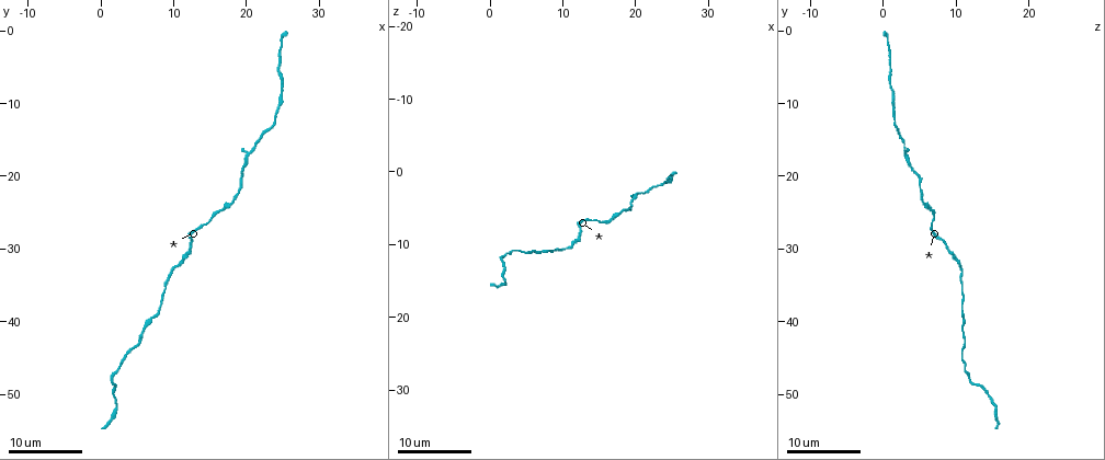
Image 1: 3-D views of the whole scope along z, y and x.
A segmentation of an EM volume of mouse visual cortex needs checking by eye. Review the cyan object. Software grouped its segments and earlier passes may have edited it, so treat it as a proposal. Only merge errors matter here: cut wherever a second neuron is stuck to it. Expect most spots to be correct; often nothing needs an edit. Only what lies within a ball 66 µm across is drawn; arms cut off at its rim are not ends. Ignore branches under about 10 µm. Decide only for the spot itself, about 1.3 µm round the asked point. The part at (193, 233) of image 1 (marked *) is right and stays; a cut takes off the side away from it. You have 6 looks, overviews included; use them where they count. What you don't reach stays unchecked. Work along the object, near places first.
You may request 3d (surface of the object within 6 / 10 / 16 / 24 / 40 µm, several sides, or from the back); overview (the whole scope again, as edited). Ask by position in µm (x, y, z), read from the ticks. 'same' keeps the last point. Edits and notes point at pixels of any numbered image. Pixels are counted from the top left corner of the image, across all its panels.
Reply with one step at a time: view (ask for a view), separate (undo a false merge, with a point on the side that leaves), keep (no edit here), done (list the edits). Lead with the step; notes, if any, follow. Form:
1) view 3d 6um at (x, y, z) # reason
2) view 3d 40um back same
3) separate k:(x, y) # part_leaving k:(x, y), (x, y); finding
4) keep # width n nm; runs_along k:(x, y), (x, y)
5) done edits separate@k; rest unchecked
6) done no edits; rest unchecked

view 3d 24um at (9.0, 35.5, 11.0) # narrows sharply

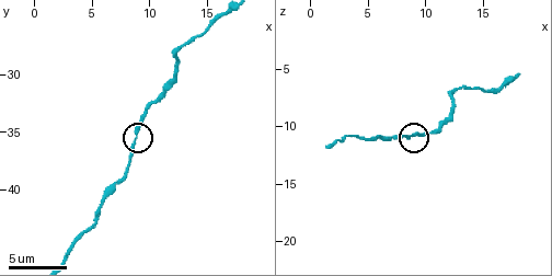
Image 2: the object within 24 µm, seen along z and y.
view 3d 10um at (8.8, 35.6, 10.8)

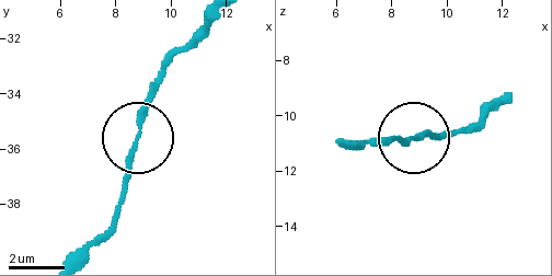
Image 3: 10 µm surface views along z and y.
keep # runs_along 3:(209, 24), (162, 73), (117, 227); all the same neuron

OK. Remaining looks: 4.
view 3d 24um at (18.0, 23.5, 5.5) # thick turns thin

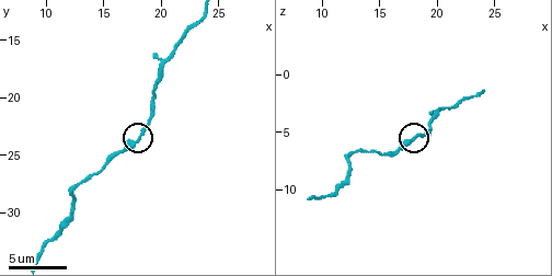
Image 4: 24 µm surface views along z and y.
view 3d 6um at (18.2, 23.8, 5.4) # closer look

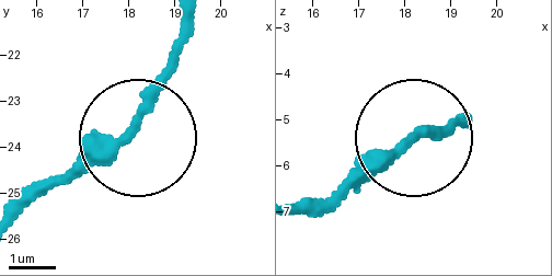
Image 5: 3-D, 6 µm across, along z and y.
keep # all the same neuron

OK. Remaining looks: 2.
view 3d 16um at (20.2, 16.8, 3.0) # three-way junction

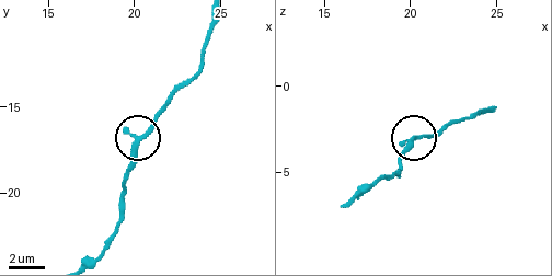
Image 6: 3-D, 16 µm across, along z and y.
view 3d 6um at (20.4, 16.8, 3.0)

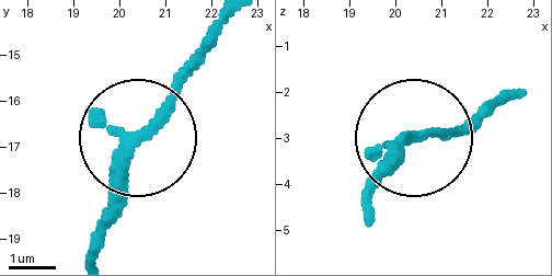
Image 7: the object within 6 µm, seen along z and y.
keep # arms 3; runs_along 7:(364, 206), (407, 139), (458, 135), (490, 115); one neuron here

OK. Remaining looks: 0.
done no edits; rest unchecked

